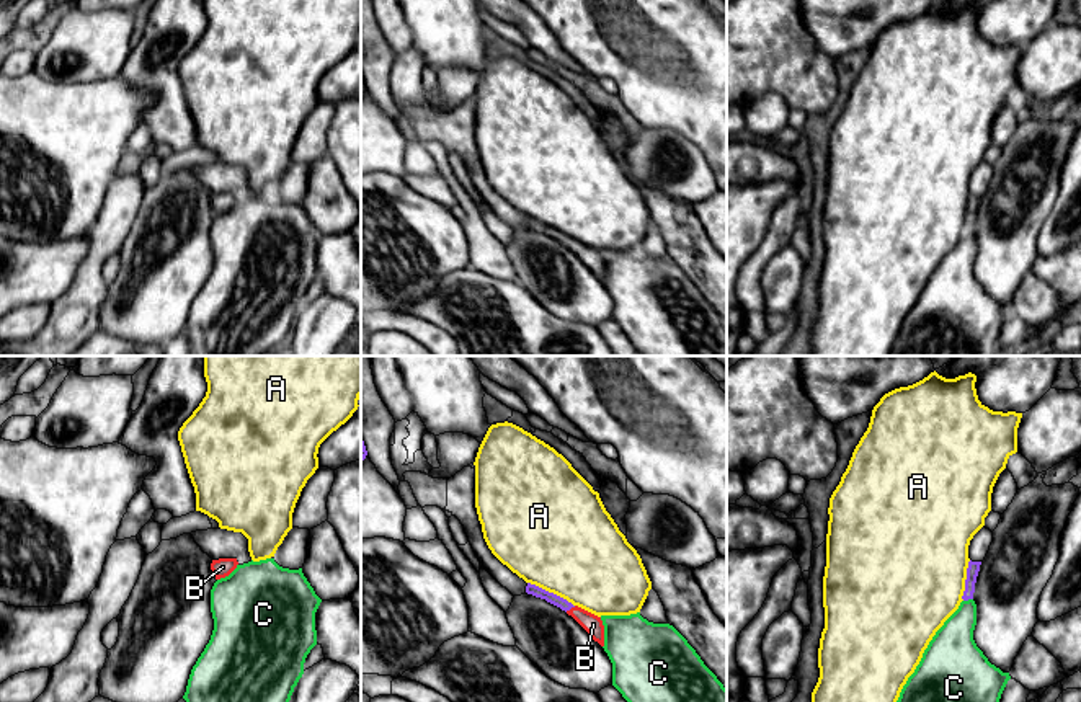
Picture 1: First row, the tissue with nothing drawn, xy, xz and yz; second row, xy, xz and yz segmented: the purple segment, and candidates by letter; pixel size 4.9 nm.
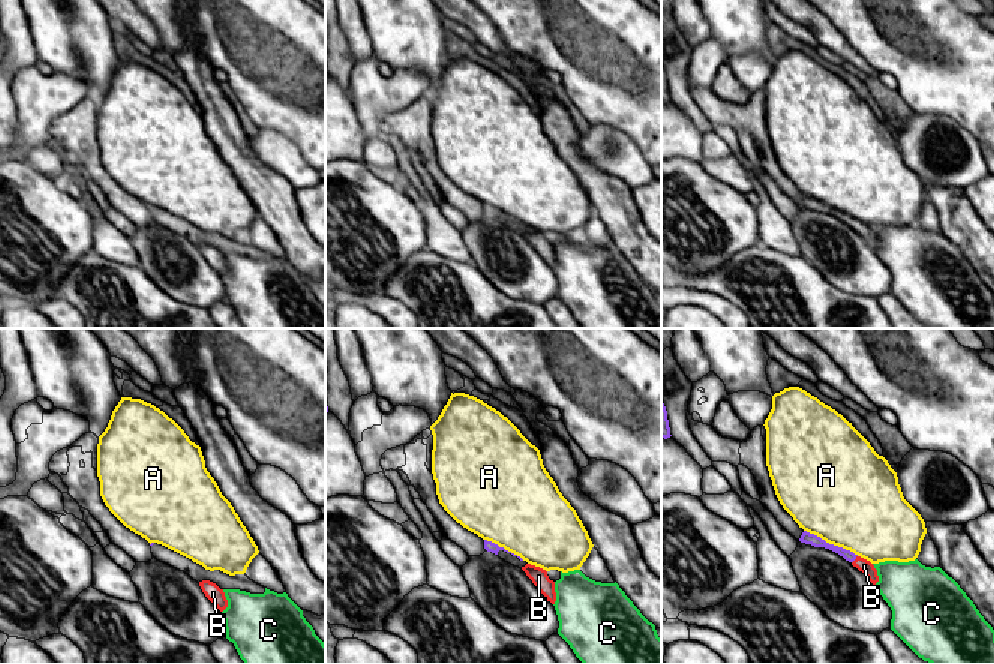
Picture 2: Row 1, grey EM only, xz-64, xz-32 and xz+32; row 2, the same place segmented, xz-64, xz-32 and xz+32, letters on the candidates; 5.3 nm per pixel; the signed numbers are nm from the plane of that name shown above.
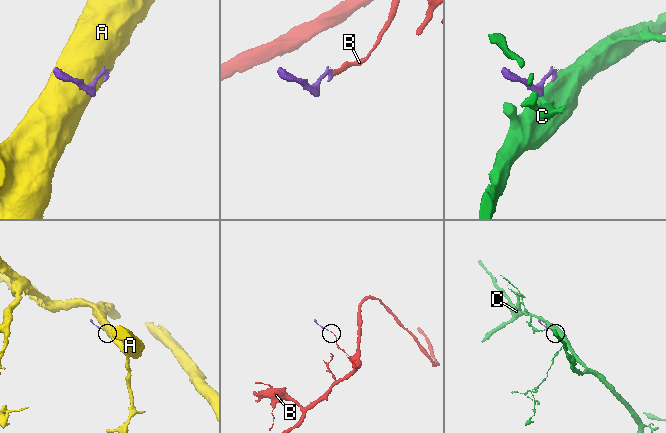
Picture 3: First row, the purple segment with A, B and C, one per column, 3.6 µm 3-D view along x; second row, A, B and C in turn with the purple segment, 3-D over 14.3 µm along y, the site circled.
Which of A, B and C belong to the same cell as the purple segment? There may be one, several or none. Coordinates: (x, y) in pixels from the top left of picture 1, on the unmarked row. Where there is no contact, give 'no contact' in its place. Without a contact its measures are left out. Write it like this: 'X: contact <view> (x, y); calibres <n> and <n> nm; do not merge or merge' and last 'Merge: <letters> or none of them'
A: contact xz (551, 227); calibres 60 and 500 nm; do not merge
B: contact xz (570, 242); calibres 60 and 90 nm; merge
C: contact yz (967, 234); calibres 60 and 220 nm; do not merge
Merge: B

